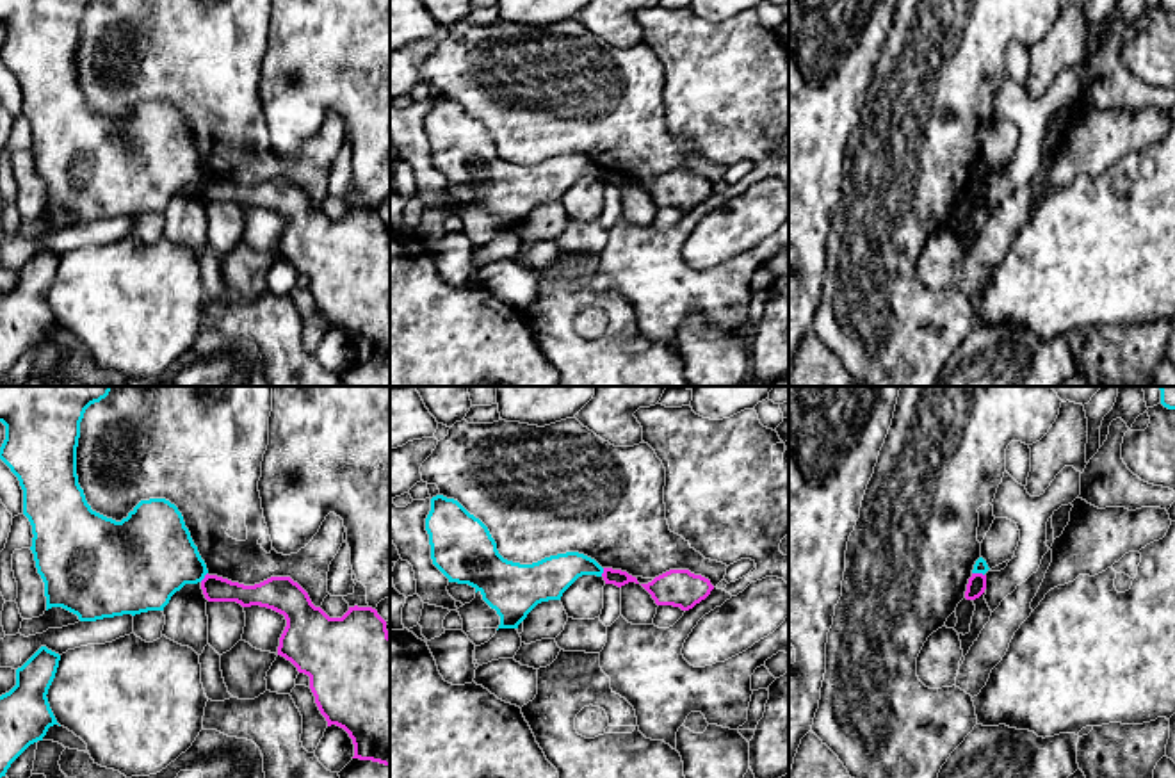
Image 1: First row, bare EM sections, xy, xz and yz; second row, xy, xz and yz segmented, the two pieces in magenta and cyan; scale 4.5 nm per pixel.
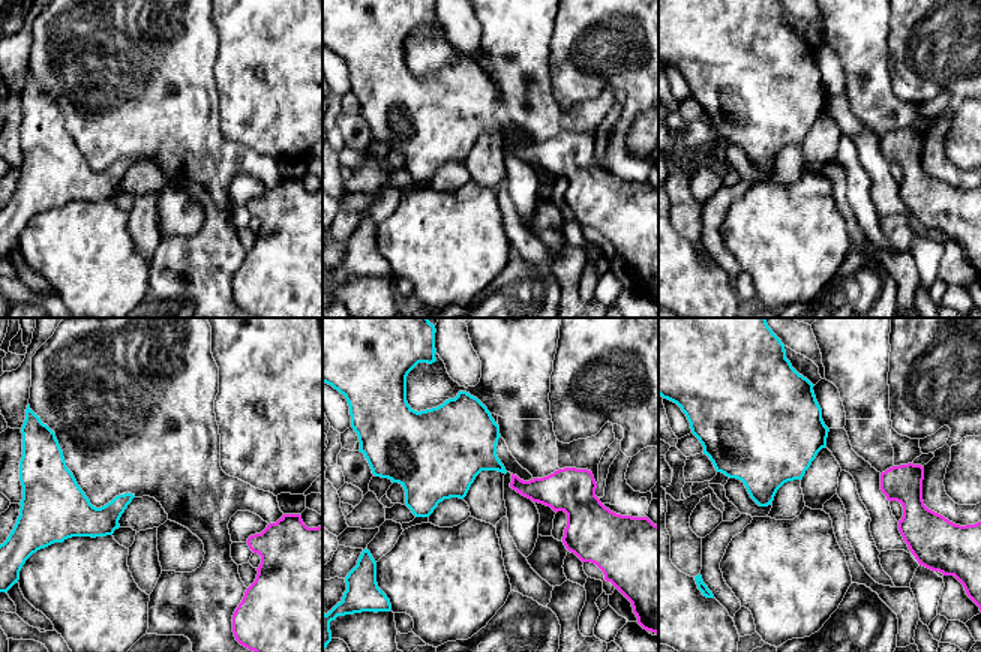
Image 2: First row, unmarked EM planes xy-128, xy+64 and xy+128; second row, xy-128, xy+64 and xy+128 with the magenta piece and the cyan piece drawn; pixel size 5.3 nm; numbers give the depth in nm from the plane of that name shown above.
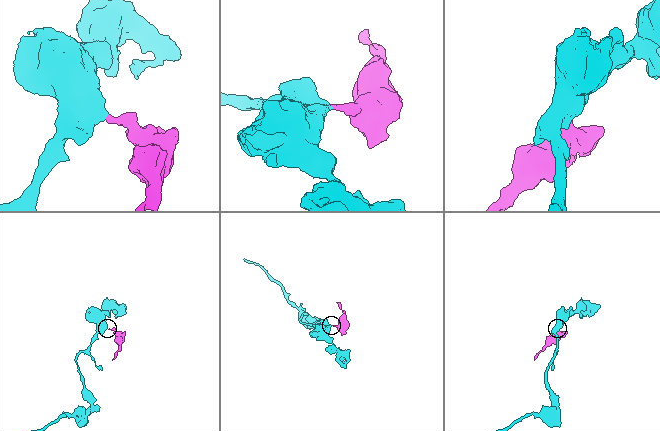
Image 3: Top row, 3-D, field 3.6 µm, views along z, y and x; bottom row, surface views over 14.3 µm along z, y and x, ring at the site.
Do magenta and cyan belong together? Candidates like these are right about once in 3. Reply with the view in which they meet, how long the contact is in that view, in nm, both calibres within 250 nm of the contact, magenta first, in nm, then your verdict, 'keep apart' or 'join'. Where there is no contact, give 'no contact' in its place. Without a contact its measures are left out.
contact in yz; length 60 nm; calibres 90 and 60 nm; keep apart

